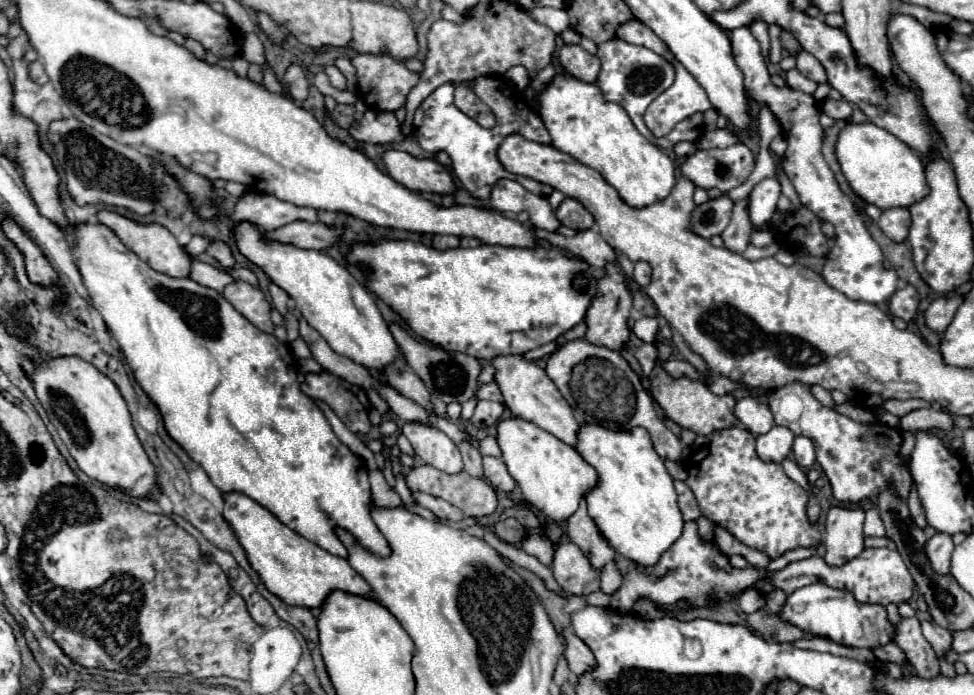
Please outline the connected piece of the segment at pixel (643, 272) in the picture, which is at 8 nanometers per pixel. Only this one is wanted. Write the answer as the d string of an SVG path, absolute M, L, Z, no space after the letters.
M637 262L633 278L639 282L639 286L645 288L651 282L651 266L647 262Z

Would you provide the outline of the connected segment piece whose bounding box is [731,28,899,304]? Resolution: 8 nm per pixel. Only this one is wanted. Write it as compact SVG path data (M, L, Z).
M737 28L731 32L731 48L733 48L735 64L745 76L743 84L745 84L747 96L755 100L759 106L769 108L781 124L783 138L787 140L787 152L783 156L781 166L791 178L801 198L801 204L807 206L817 216L821 216L825 222L831 222L835 226L835 244L823 266L825 282L833 286L835 290L843 292L851 300L863 300L871 304L885 302L897 290L899 276L893 268L889 270L883 268L883 254L879 252L879 246L875 244L875 240L871 240L871 234L867 232L859 210L855 208L853 200L839 188L835 174L823 160L821 146L823 146L825 130L819 124L819 114L821 114L819 102L811 94L793 90L787 84L775 86L771 82L759 42L753 38L749 28Z

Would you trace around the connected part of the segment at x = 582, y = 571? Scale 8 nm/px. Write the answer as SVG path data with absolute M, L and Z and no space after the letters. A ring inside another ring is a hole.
M571 542L559 544L559 548L555 550L551 570L557 584L569 596L587 596L599 590L601 570L593 568L587 556L579 550L579 546Z

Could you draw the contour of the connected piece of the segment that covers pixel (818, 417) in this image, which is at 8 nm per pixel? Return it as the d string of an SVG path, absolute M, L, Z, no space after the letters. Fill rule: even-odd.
M791 382L787 386L775 388L767 394L767 398L769 398L769 408L771 408L777 424L791 428L791 432L795 436L807 436L813 440L813 444L817 448L817 462L821 464L823 472L827 474L831 488L833 488L833 496L839 502L857 504L861 500L869 500L869 498L873 498L873 494L879 494L887 486L887 482L893 482L897 492L903 498L909 496L911 474L899 456L899 448L901 448L899 430L889 428L887 424L881 424L881 422L875 422L875 424L853 422L851 418L835 412L833 408L823 406L811 394L811 386L801 384L801 382ZM787 394L795 394L803 402L801 416L793 422L785 420L779 412L779 404ZM873 464L879 464L879 470L873 470Z

